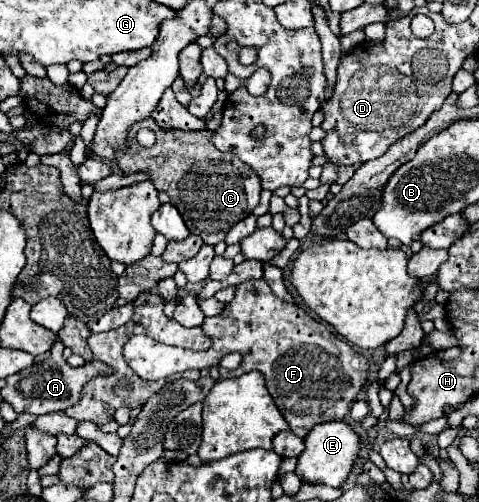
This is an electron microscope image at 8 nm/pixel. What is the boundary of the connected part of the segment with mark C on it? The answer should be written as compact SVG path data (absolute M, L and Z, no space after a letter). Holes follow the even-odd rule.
M152 118L138 122L128 132L128 150L118 158L120 170L130 176L144 172L158 190L164 190L170 196L170 202L180 210L190 234L198 234L204 244L218 244L224 240L228 230L252 214L260 202L260 178L248 164L244 164L232 152L220 152L212 144L214 132L210 130L158 130ZM140 128L150 128L156 132L156 144L144 148L134 138L134 132Z

